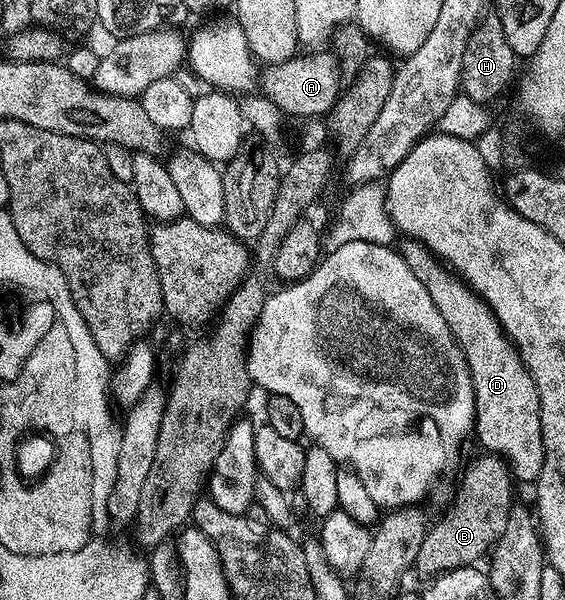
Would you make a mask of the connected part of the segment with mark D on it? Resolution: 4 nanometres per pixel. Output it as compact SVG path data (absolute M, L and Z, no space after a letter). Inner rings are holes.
M421 241L406 242L405 250L403 249L405 262L411 272L419 276L419 284L427 288L427 296L435 300L435 308L439 308L443 320L447 320L447 328L451 328L453 339L461 347L469 365L477 405L475 438L481 441L480 449L502 458L518 483L536 483L545 455L541 439L539 392L517 345L510 340L485 299L463 277L438 261Z

